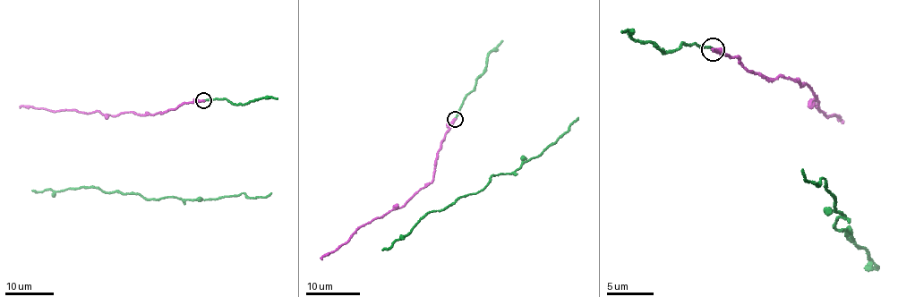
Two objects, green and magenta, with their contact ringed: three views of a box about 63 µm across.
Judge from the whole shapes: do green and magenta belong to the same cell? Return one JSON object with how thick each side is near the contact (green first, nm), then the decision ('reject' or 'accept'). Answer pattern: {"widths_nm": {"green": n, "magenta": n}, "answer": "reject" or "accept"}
{"widths_nm": {"green": 220, "magenta": 320}, "answer": "accept"}

